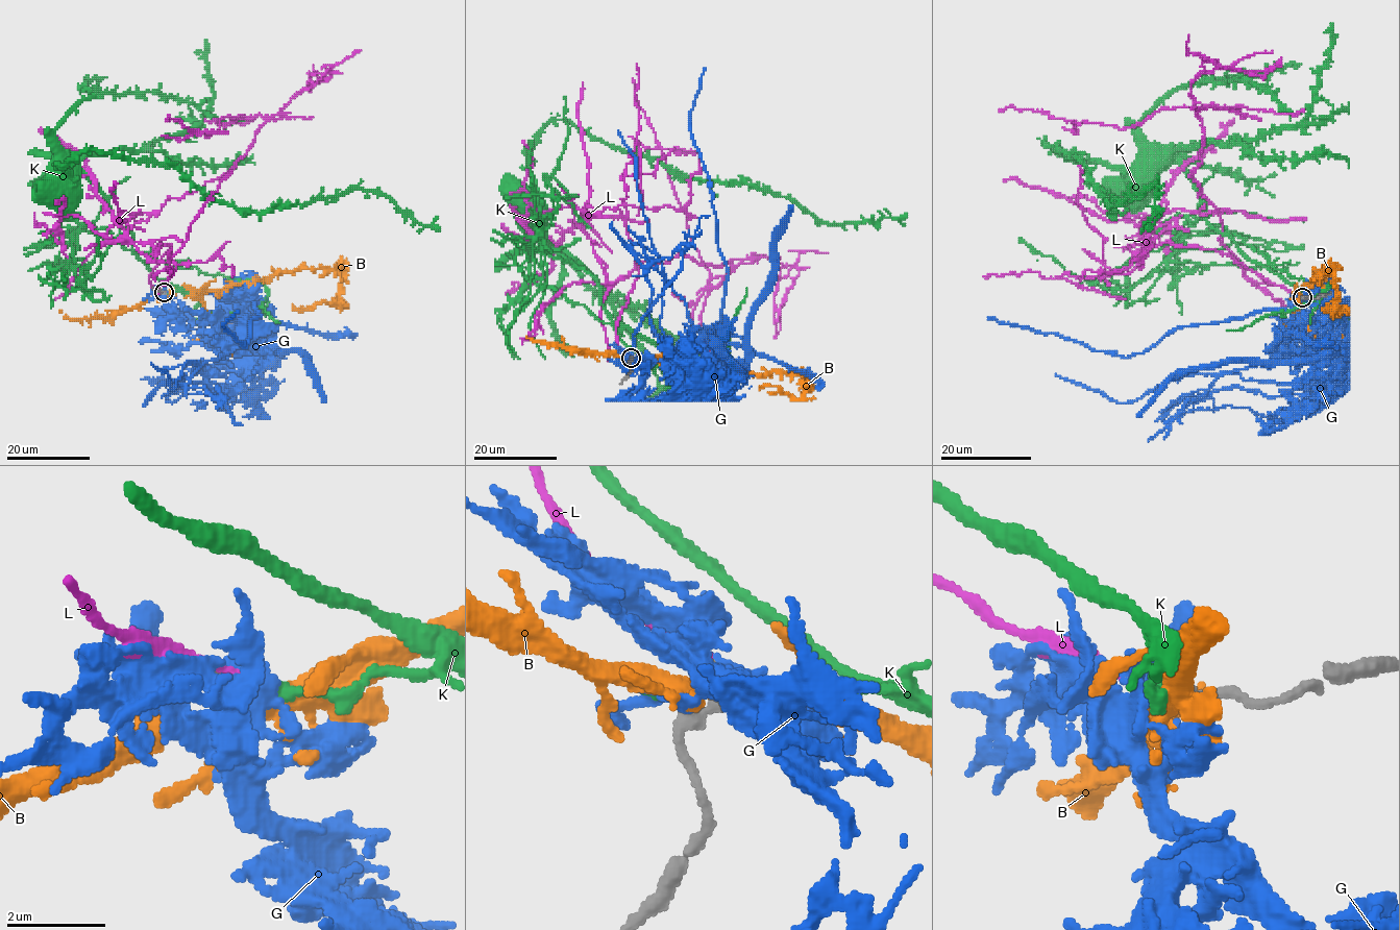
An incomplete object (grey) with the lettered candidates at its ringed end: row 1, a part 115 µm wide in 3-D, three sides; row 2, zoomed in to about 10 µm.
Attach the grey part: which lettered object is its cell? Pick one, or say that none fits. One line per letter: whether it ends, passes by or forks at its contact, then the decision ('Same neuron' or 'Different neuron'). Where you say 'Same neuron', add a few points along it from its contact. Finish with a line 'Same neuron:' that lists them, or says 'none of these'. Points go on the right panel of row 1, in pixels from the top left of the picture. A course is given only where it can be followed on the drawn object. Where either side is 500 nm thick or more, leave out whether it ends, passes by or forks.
B: It forks there. Different neuron
G: It forks there. Different neuron
K: It passes by. Different neuron
L: It ends there. Different neuron
Same neuron: none of these

